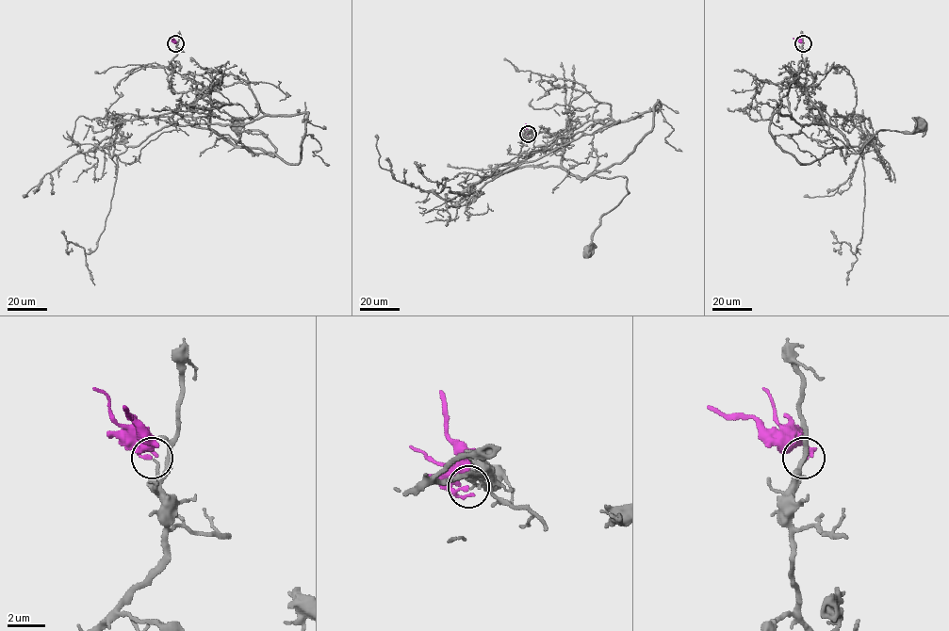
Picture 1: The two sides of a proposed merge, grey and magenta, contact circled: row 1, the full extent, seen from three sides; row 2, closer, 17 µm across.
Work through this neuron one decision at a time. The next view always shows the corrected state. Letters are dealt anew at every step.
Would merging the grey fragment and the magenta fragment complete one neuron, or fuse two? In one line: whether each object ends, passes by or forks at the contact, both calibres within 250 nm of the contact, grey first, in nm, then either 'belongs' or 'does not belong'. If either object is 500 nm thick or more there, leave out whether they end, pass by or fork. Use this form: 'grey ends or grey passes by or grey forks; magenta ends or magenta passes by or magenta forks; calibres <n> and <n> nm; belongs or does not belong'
grey ends; magenta passes by; calibres 140 and 140 nm; does not belong

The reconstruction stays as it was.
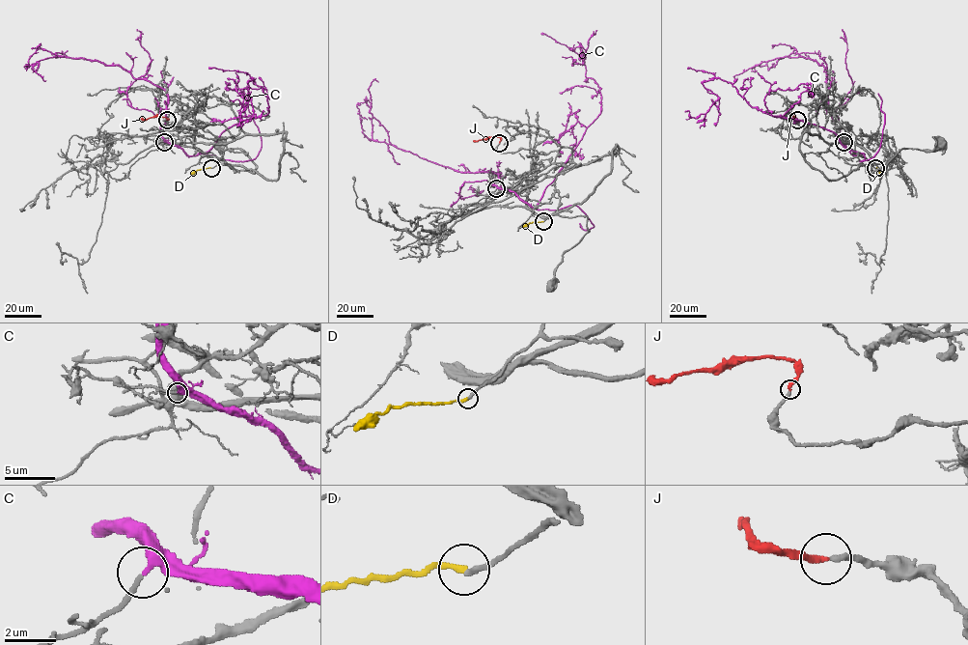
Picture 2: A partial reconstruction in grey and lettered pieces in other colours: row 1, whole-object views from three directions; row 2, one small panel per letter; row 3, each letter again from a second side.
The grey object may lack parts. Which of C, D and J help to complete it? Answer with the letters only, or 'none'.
D, J

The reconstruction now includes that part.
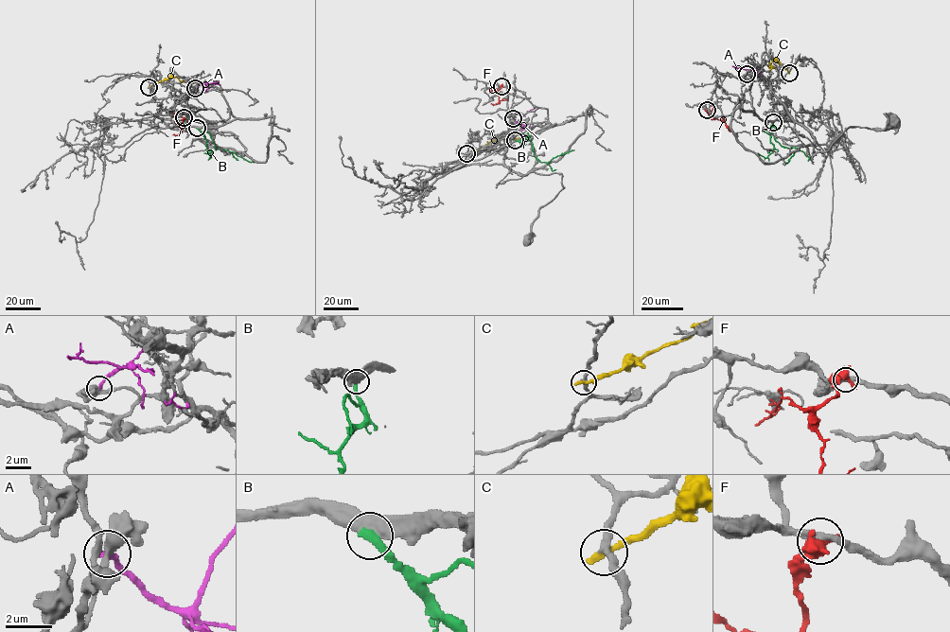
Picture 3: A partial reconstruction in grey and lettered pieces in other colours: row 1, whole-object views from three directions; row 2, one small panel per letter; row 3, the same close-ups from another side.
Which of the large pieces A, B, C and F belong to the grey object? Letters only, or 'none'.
none

